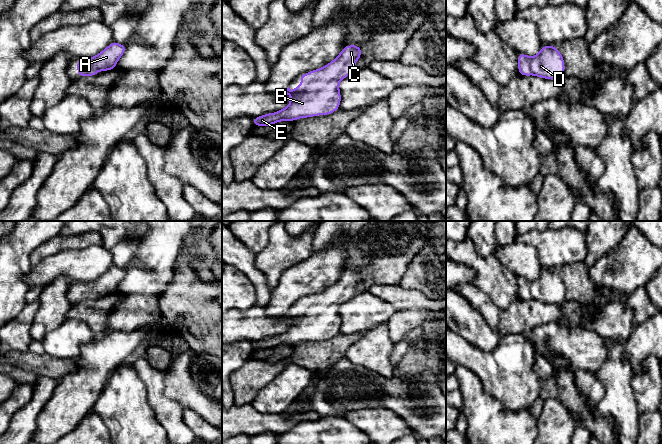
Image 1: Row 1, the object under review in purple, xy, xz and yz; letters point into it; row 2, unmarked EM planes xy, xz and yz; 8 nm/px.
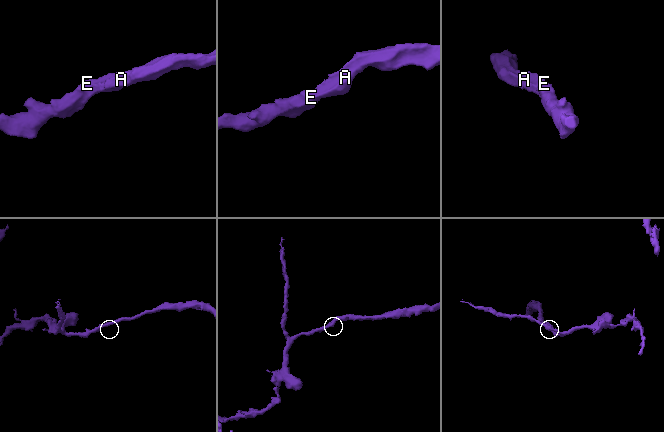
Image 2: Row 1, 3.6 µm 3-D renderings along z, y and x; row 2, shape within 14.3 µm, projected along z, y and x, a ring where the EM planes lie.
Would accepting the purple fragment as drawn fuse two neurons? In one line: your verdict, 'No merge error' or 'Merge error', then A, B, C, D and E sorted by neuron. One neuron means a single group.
No merge error. Groups: A B C D E

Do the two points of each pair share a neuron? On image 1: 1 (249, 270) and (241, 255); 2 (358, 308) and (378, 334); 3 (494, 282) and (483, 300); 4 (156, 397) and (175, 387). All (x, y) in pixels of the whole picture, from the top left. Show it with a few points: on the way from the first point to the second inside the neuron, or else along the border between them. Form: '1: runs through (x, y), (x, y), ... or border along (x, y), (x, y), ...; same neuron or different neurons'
1: runs through (247, 266), (243, 259); same neuron
2: border along (386, 322), (366, 331); different neurons
3: border along (471, 283), (480, 289), (500, 309); different neurons
4: border along (163, 372), (164, 395), (176, 400), (183, 407); different neurons

